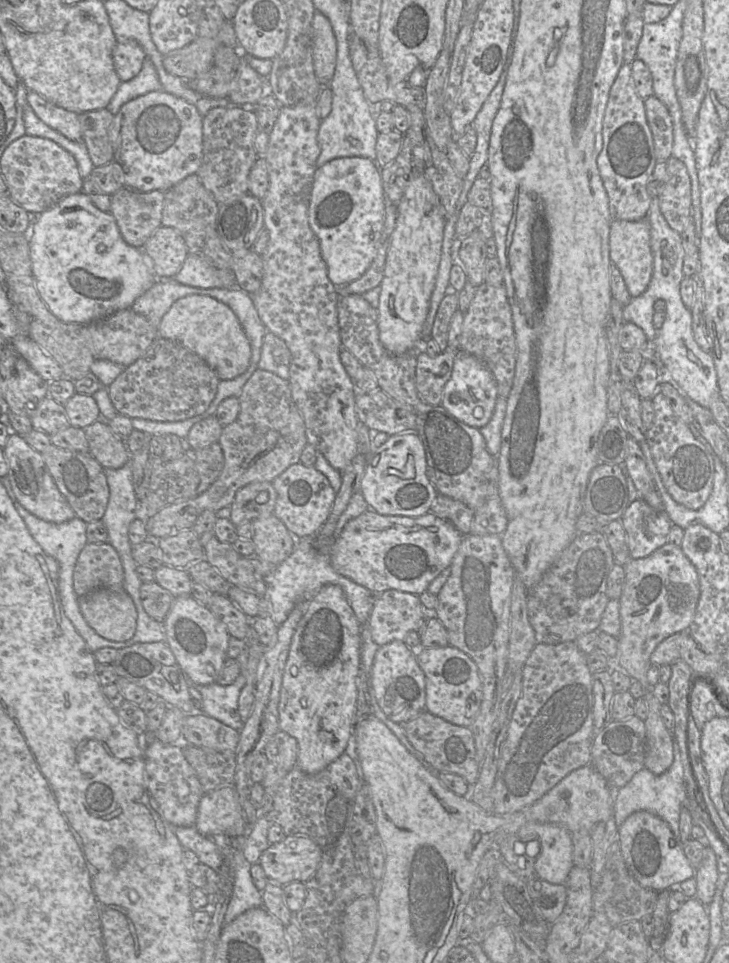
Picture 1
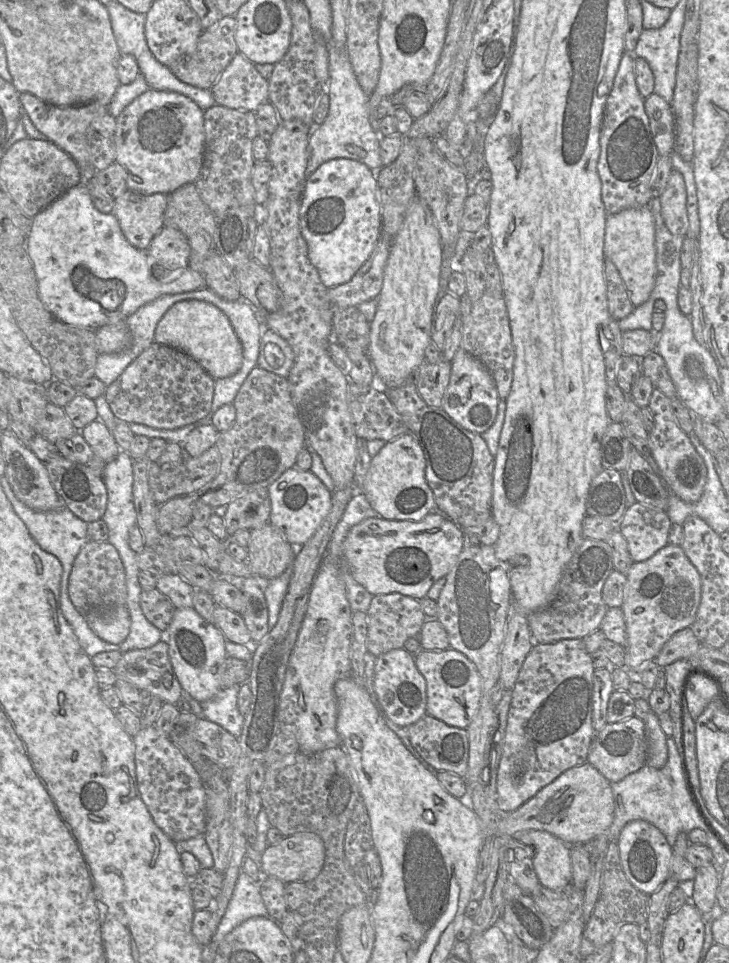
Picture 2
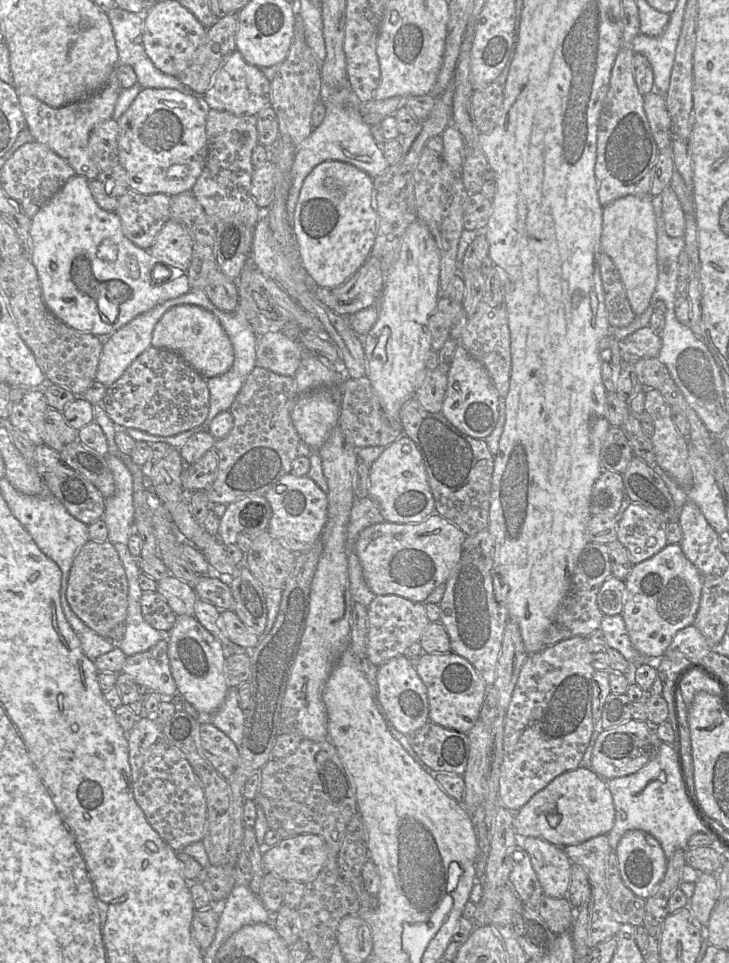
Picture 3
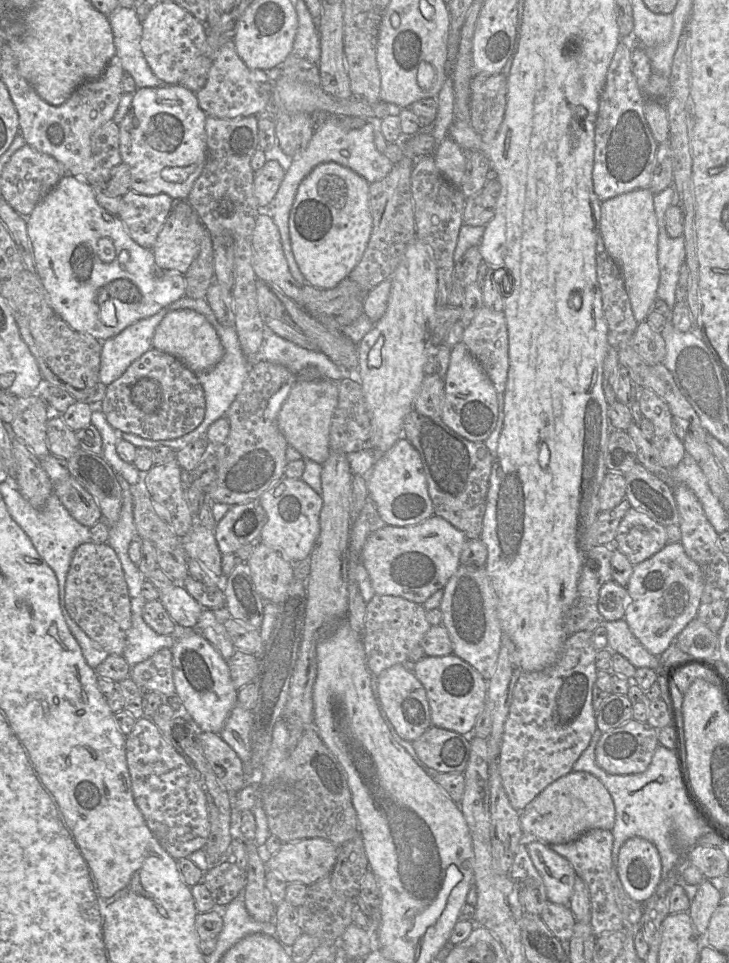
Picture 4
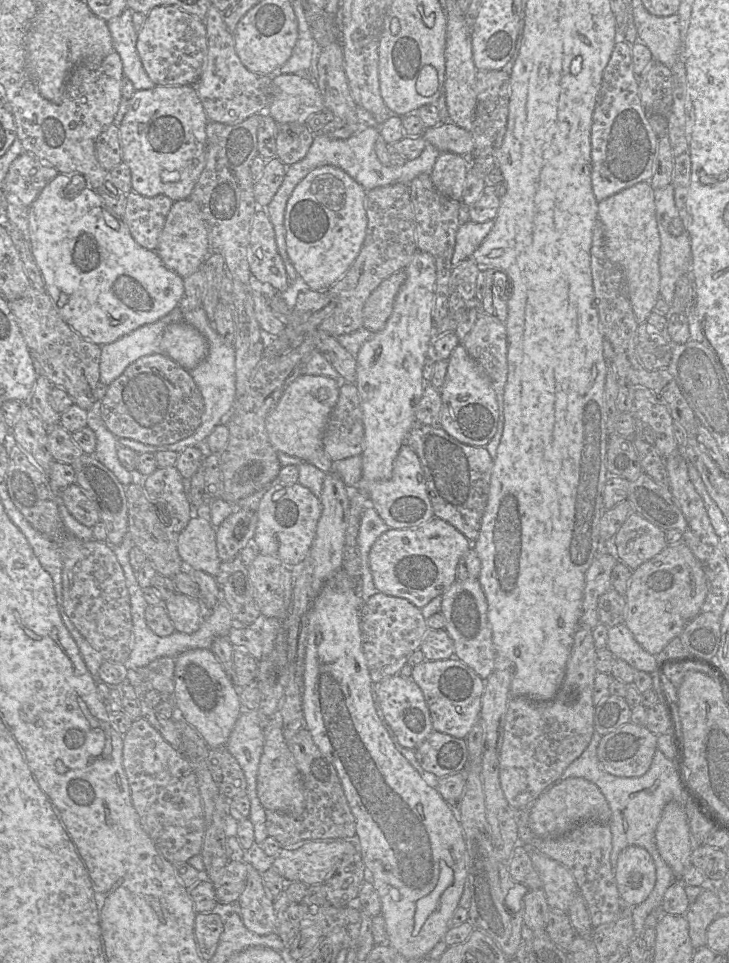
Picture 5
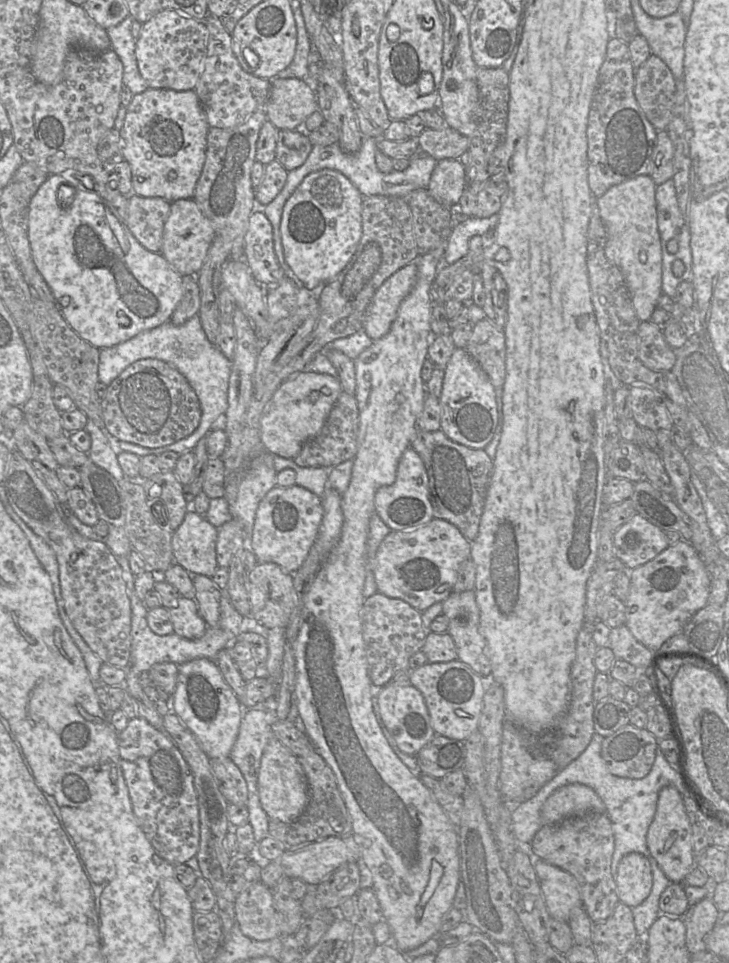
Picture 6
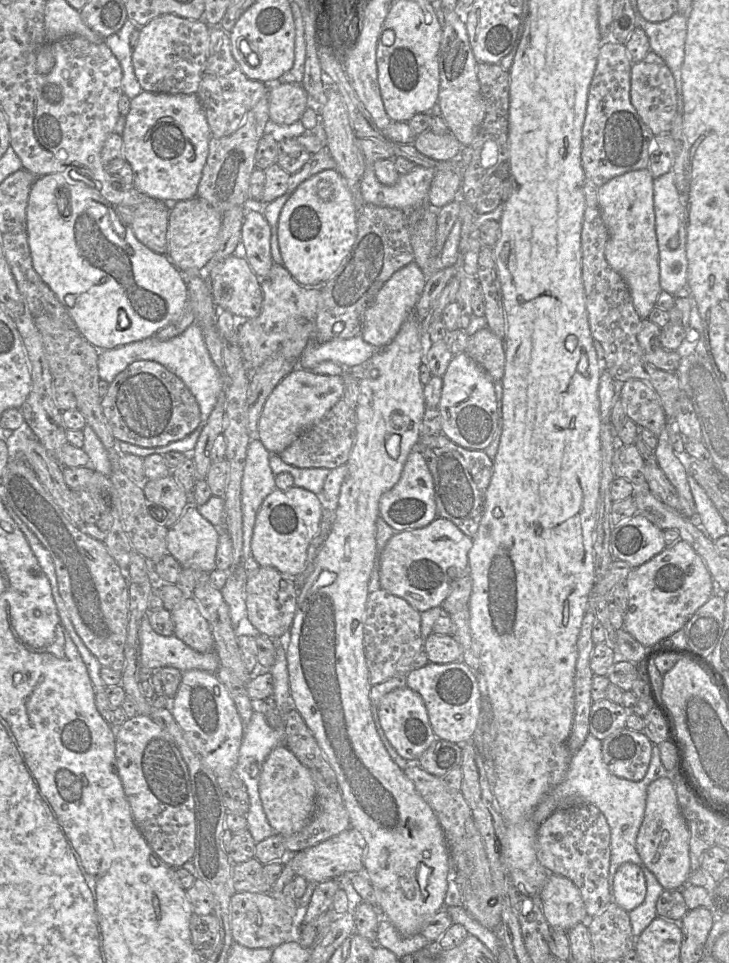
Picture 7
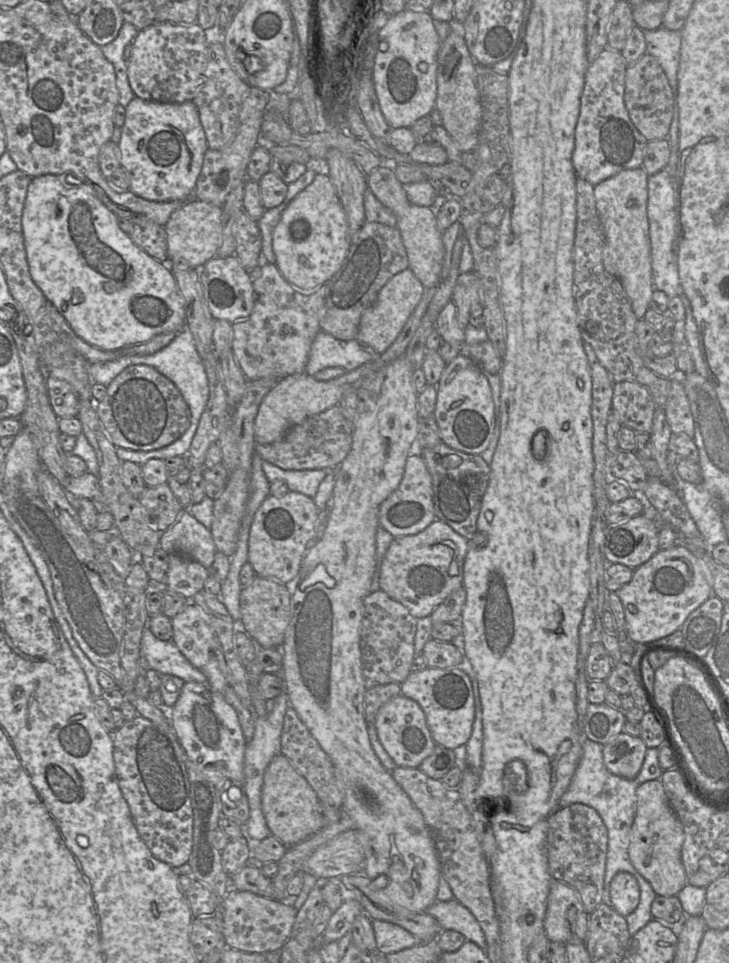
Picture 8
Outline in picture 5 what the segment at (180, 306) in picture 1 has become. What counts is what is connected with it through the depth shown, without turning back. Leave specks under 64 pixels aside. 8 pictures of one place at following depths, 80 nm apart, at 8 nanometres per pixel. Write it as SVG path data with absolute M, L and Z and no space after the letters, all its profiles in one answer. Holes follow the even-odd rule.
M170 324L162 335L160 351L190 371L206 357L208 344L193 326Z

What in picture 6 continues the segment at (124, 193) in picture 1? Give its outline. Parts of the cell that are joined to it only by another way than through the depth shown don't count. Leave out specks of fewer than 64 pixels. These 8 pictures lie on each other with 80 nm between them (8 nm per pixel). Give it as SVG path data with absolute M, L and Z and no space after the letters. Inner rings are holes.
M134 193L128 197L126 225L136 240L148 251L160 253L165 223L171 211L171 202L160 197L141 197Z

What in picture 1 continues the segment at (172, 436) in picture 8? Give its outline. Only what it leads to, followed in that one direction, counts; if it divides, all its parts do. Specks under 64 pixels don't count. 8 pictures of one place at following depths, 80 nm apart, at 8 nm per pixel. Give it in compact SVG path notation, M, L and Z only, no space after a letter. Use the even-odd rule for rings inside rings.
M156 337L145 353L107 386L118 414L160 422L175 422L202 414L215 397L220 379L209 365L177 341Z

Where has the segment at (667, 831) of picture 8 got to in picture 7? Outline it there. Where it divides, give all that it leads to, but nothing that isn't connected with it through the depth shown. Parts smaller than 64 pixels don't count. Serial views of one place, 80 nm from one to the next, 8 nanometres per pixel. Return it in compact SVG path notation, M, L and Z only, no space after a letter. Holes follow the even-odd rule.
M668 777L652 781L647 788L644 818L636 838L636 851L643 865L654 874L664 890L681 890L691 873L690 832L677 800L674 783Z

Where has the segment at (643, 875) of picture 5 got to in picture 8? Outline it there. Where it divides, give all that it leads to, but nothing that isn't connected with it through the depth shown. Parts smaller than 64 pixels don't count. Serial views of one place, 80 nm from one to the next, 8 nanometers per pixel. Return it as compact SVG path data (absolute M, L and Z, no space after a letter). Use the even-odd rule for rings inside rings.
M618 872L610 883L612 908L623 917L632 913L640 900L636 878L628 872Z

